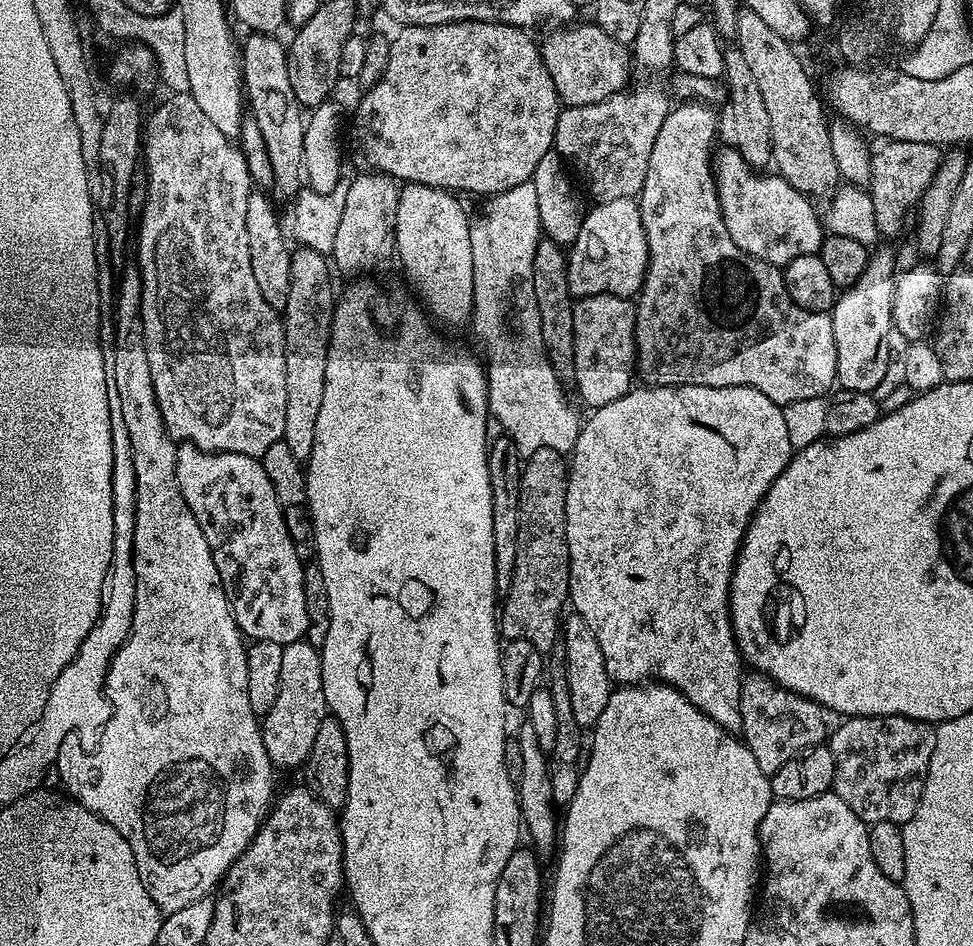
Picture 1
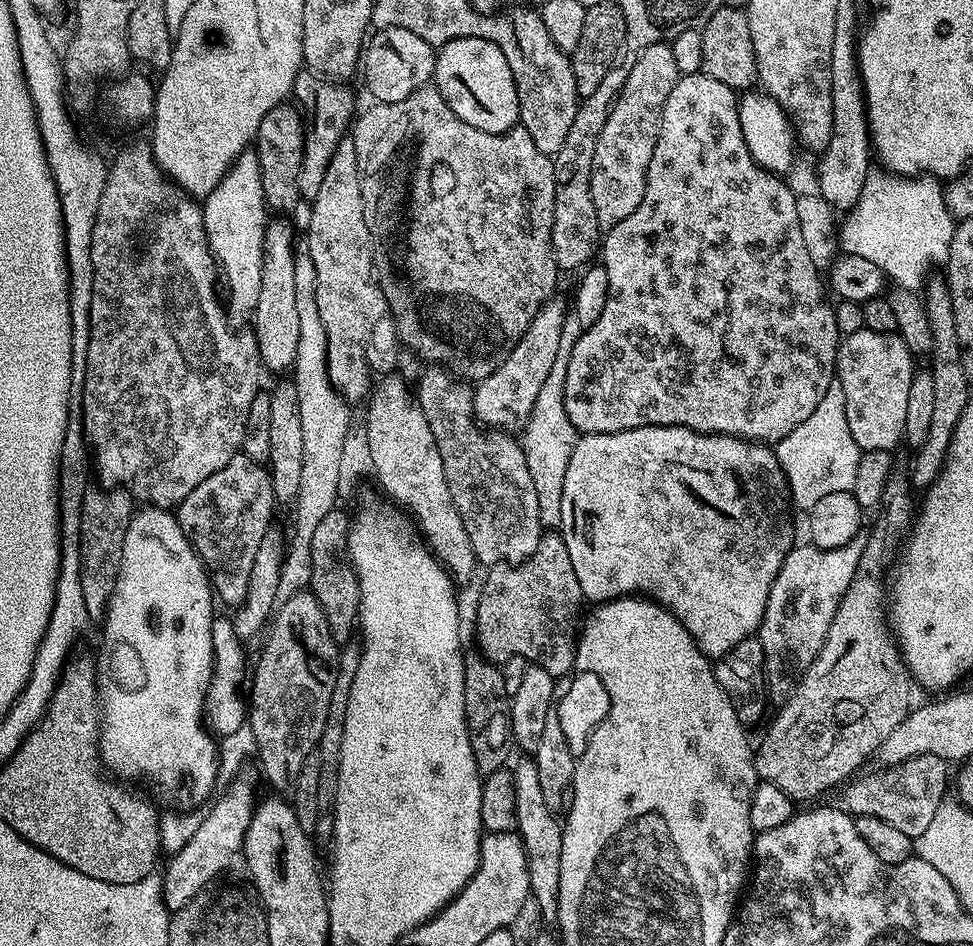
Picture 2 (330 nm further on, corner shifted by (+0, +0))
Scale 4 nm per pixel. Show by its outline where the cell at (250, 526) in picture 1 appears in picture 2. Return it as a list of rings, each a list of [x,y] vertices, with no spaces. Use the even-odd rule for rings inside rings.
[[[237,454],[222,470],[214,470],[206,482],[198,482],[175,509],[176,521],[192,543],[192,549],[200,555],[219,603],[221,600],[224,604],[239,606],[244,601],[258,545],[266,530],[273,527],[272,511],[276,507],[272,473],[261,461]]]

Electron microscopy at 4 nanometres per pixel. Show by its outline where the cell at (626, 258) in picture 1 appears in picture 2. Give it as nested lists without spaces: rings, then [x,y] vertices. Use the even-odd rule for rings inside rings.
[[[559,298],[547,300],[538,314],[534,314],[526,334],[522,334],[518,346],[514,346],[506,362],[502,362],[502,366],[498,366],[494,374],[475,385],[472,395],[474,410],[481,425],[509,434],[519,433],[528,425],[534,402],[538,402],[538,394],[542,390],[542,382],[546,382],[546,378],[550,378],[550,370],[554,370],[554,358],[562,342],[564,321],[569,316],[570,308],[565,301],[563,304]]]

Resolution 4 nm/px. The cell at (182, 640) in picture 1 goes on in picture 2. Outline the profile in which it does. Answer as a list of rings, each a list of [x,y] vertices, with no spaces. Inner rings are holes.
[[[137,507],[126,526],[126,538],[122,538],[122,558],[118,566],[114,590],[110,594],[108,610],[105,612],[102,621],[104,633],[100,636],[100,653],[95,653],[94,656],[96,662],[96,699],[100,709],[100,739],[98,741],[100,762],[113,777],[119,778],[121,781],[145,780],[146,783],[152,784],[153,790],[162,799],[173,800],[174,803],[181,804],[179,807],[184,810],[195,809],[195,804],[202,803],[216,784],[218,785],[218,744],[210,735],[204,722],[204,703],[214,666],[214,648],[210,642],[210,630],[214,615],[212,604],[214,605],[214,593],[212,583],[208,580],[208,571],[204,568],[203,562],[200,561],[200,555],[192,549],[192,543],[186,538],[186,534],[179,522],[176,521],[175,515],[166,508]]]

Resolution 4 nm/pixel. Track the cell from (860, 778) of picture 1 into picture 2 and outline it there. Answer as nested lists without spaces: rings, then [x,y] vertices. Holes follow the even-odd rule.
[[[922,754],[904,760],[900,764],[881,767],[879,769],[881,772],[872,772],[869,776],[857,775],[843,789],[843,792],[845,791],[843,807],[851,812],[853,817],[882,818],[908,836],[913,838],[921,836],[930,826],[930,821],[934,819],[934,814],[941,804],[945,803],[944,790],[950,786],[948,768],[950,768],[949,761],[934,754]]]

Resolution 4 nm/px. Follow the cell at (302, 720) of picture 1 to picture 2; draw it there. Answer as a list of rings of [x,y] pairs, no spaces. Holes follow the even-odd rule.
[[[237,777],[227,785],[228,790],[215,802],[206,816],[201,817],[188,844],[168,860],[169,864],[161,877],[166,910],[176,911],[192,901],[231,864],[235,855],[237,857],[241,853],[256,805],[254,786],[250,779],[244,777]]]

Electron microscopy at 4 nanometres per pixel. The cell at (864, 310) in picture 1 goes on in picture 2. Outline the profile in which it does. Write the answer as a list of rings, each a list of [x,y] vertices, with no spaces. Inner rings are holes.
[[[864,327],[854,334],[843,337],[836,351],[836,380],[842,386],[846,398],[846,422],[850,422],[850,434],[858,442],[861,453],[892,452],[896,443],[904,440],[906,405],[910,395],[910,382],[914,371],[914,357],[906,342],[896,332],[878,334]]]

